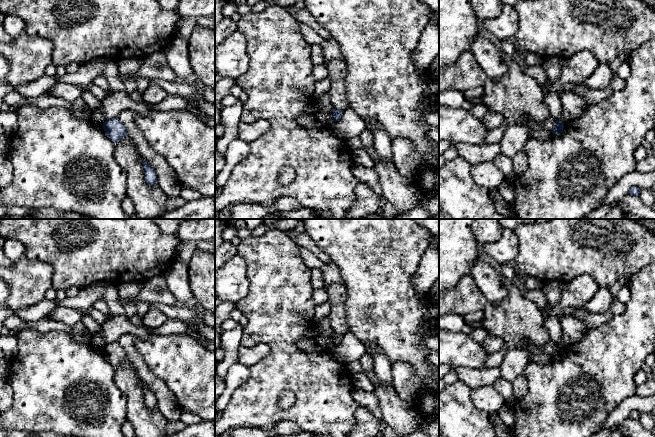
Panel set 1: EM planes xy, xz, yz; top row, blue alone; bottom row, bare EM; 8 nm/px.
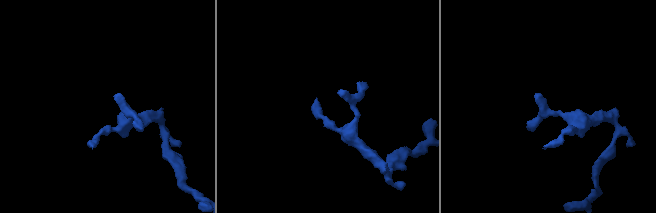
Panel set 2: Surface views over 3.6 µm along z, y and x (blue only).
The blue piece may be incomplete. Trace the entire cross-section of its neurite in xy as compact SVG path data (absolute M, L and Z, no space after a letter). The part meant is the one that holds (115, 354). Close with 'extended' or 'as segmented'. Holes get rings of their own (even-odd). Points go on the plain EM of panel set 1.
M117 341L113 343L107 343L103 348L103 352L109 363L114 368L119 366L127 359L126 352Z | as segmented

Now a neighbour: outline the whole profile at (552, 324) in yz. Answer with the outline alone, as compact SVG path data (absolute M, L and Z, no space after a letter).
M546 316L544 326L549 332L550 340L555 344L559 344L565 339L563 328L558 319L558 316Z

